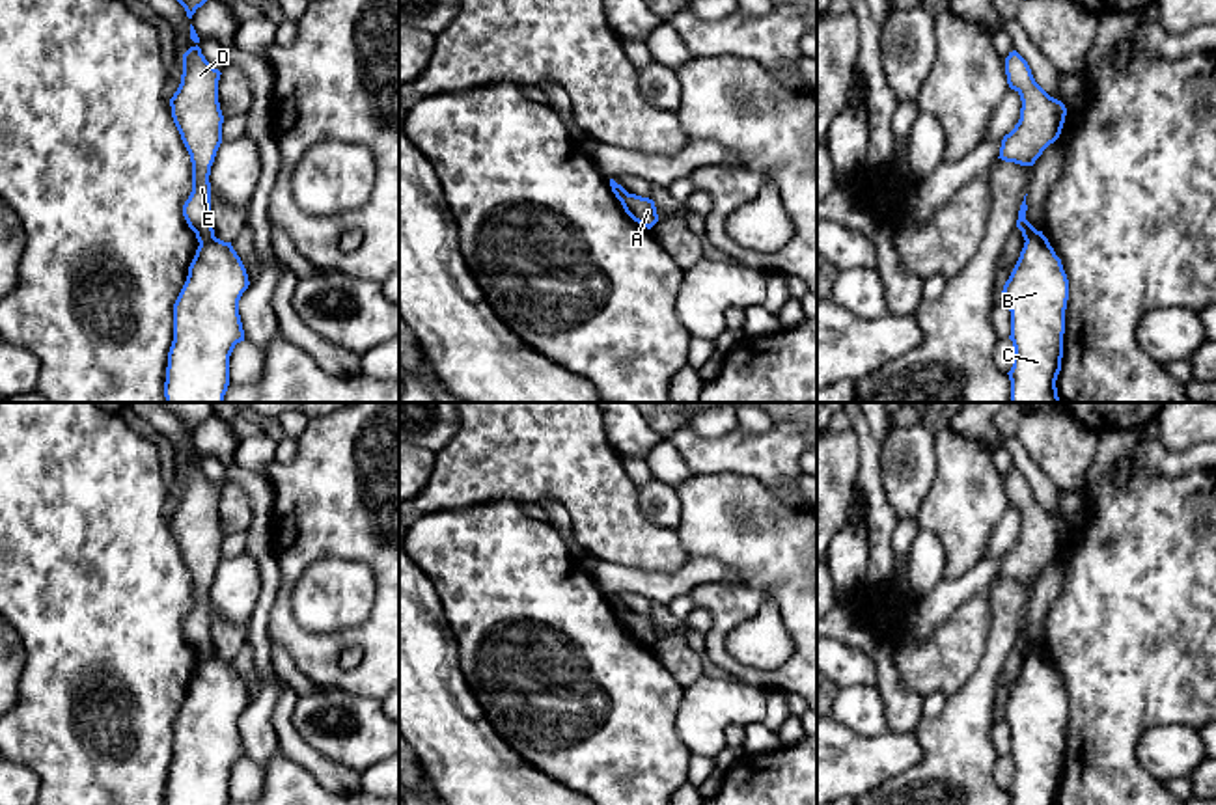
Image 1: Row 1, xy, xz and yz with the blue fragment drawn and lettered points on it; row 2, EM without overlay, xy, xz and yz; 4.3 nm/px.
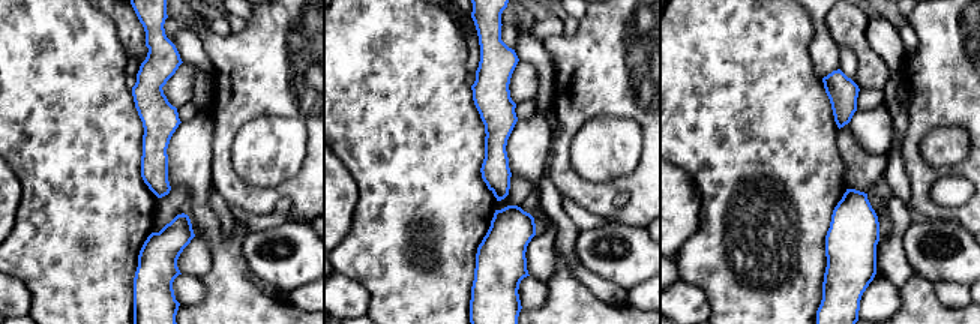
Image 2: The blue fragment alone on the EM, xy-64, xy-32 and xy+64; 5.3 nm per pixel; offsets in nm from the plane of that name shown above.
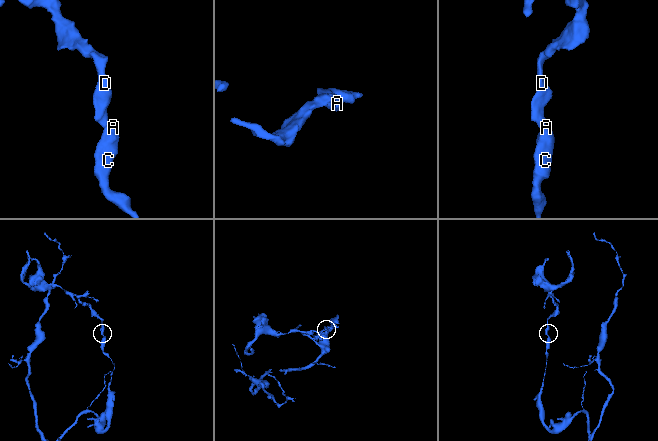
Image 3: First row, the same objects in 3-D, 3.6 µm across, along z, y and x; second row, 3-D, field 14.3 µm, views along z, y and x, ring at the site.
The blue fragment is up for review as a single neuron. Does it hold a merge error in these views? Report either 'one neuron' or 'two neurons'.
two neurons

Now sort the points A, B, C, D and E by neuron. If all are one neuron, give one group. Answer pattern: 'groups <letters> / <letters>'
groups A B C / D E

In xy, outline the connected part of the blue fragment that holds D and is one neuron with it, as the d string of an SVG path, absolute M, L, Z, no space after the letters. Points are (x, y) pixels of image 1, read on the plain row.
M190 442L190 457L196 460L183 471L183 492L181 501L173 514L170 516L172 535L181 552L181 557L190 572L192 580L192 609L183 622L183 634L188 645L196 650L200 662L211 658L214 654L213 639L211 639L211 583L214 580L216 568L222 561L222 540L224 533L218 520L218 498L220 488L214 486L201 466L198 464L200 455Z

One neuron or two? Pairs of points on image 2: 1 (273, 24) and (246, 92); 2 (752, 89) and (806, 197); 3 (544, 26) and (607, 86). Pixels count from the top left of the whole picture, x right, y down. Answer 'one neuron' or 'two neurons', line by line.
1: one neuron
2: one neuron
3: two neurons

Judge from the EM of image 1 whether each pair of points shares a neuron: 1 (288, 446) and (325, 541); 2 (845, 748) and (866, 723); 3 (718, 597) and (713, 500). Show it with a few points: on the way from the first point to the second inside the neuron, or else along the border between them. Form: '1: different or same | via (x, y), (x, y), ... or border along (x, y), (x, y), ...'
1: different | border along (297, 440), (297, 455), (291, 461), (275, 461)
2: different | border along (836, 720), (862, 735), (886, 731)
3: same | via (748, 589), (752, 587), (752, 539), (743, 530)

